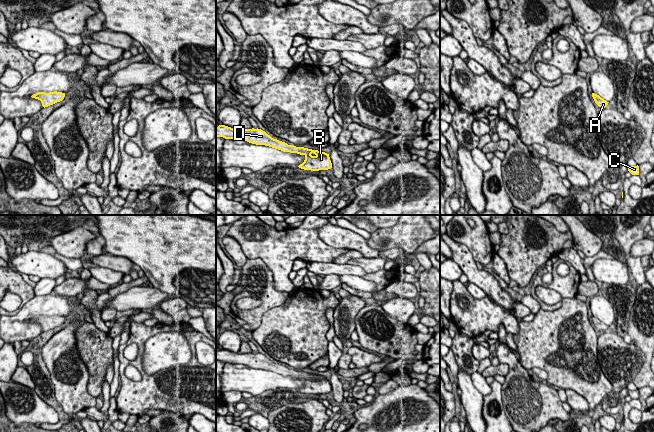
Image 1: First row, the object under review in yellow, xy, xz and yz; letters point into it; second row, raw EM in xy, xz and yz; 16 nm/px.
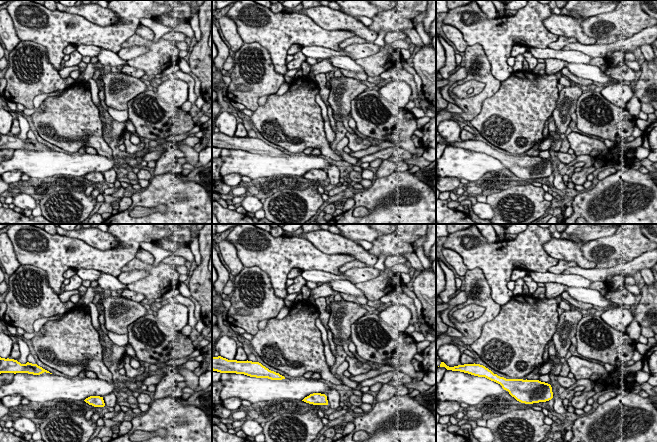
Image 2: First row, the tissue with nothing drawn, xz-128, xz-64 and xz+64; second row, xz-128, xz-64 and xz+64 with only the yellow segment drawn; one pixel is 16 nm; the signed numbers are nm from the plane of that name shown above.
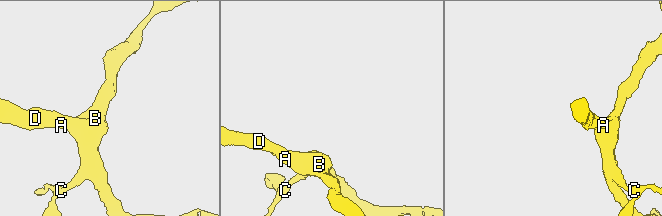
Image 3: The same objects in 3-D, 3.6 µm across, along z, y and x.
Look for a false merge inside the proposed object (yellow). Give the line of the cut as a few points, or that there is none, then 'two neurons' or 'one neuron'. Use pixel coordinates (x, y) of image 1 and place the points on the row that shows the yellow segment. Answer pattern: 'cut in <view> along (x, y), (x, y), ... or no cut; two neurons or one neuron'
no cut; one neuron

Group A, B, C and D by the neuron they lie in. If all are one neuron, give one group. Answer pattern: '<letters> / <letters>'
A B C D

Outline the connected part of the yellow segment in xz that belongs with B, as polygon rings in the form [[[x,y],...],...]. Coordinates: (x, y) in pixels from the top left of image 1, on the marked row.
[[[225,125],[216,127],[216,137],[225,139],[244,140],[256,145],[269,146],[283,152],[297,153],[305,156],[305,160],[298,167],[304,170],[319,171],[332,168],[329,154],[304,147],[288,145],[285,142],[272,138],[261,129],[233,129]]]

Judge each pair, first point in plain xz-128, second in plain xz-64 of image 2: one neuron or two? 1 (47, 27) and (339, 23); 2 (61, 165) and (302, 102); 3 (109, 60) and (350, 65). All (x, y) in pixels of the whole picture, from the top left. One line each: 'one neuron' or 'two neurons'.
1: two neurons
2: two neurons
3: one neuron

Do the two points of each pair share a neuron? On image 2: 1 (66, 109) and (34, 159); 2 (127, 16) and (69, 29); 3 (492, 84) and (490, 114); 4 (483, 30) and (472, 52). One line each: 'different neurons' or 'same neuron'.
1: different neurons
2: same neuron
3: different neurons
4: different neurons

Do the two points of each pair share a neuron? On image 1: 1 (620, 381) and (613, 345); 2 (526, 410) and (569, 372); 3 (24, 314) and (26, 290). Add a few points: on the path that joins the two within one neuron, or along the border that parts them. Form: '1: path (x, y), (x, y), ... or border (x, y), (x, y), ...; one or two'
1: path (620, 372), (620, 362), (614, 354); one
2: border (546, 382), (551, 386); two
3: border (34, 295), (15, 314), (10, 316); two

